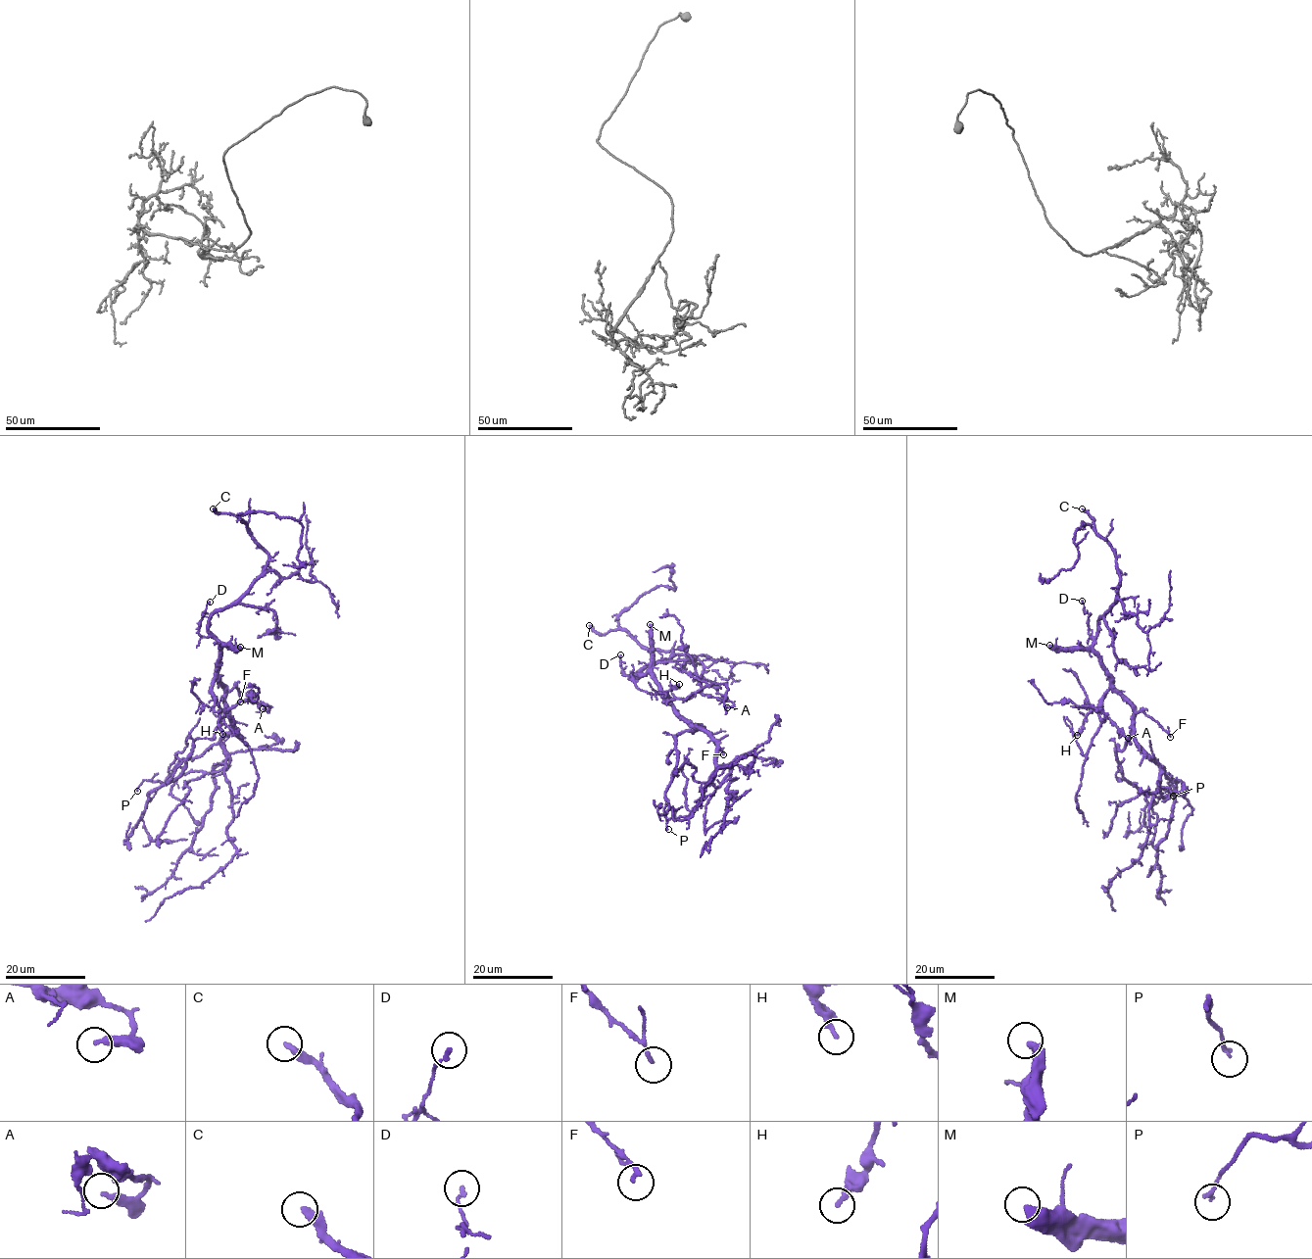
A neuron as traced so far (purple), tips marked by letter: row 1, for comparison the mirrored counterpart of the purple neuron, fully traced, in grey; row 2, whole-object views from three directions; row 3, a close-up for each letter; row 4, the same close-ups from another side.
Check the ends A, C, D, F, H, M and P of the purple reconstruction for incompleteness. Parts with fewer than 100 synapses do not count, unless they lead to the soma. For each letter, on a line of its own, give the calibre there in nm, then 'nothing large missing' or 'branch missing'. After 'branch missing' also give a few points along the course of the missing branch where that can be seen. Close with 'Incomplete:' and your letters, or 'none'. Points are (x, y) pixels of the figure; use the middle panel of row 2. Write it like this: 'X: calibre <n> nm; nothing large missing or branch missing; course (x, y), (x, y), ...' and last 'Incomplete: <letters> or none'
A: calibre 280 nm; nothing large missing
C: calibre 320 nm; nothing large missing
D: calibre 140 nm; nothing large missing
F: calibre 150 nm; nothing large missing
H: calibre 240 nm; nothing large missing
M: calibre 400 nm; branch missing
P: calibre 150 nm; nothing large missing
Incomplete: M

